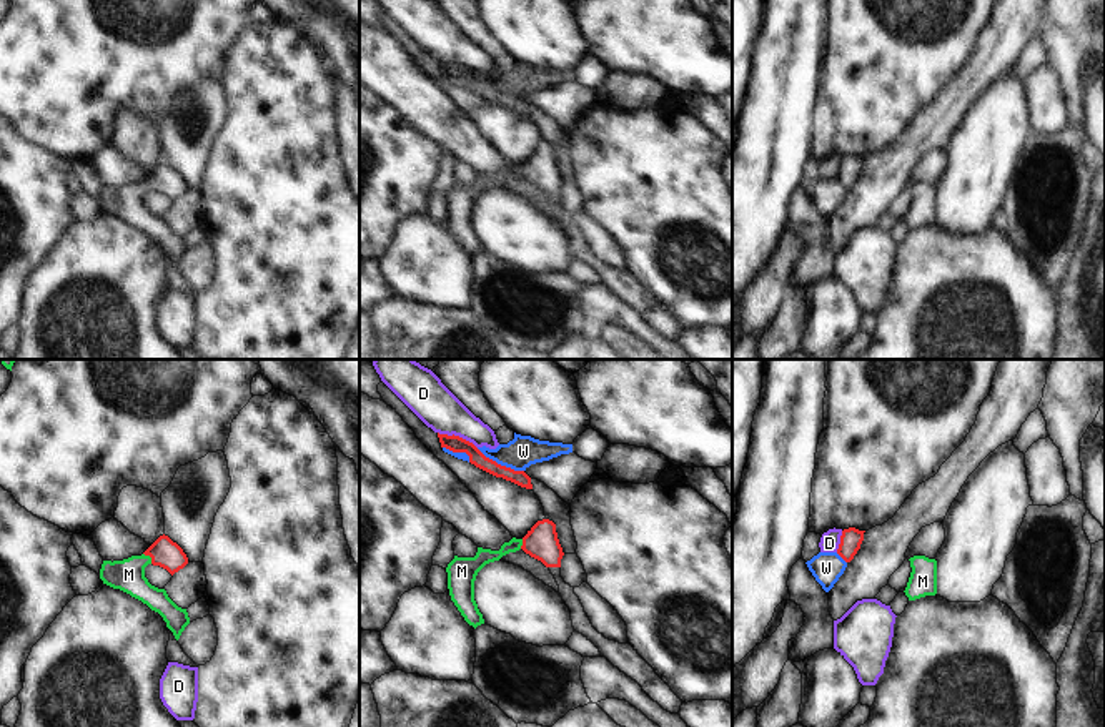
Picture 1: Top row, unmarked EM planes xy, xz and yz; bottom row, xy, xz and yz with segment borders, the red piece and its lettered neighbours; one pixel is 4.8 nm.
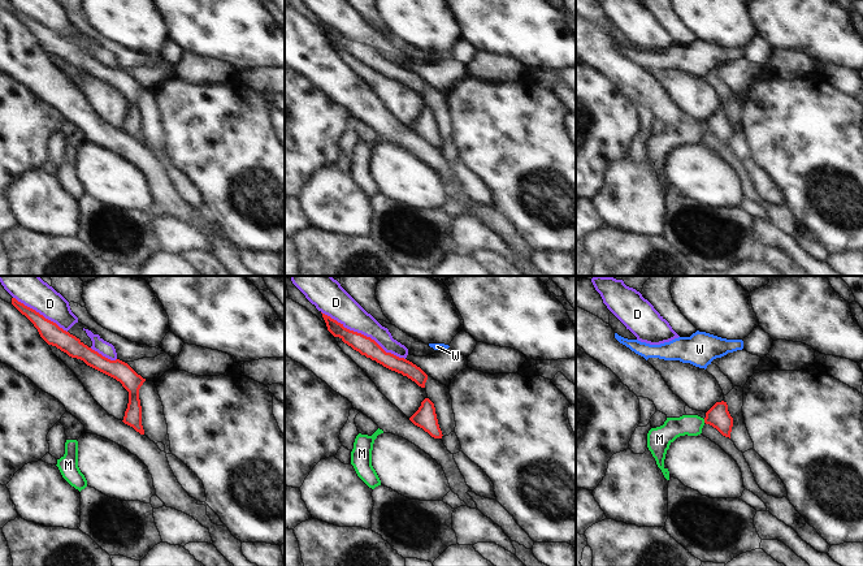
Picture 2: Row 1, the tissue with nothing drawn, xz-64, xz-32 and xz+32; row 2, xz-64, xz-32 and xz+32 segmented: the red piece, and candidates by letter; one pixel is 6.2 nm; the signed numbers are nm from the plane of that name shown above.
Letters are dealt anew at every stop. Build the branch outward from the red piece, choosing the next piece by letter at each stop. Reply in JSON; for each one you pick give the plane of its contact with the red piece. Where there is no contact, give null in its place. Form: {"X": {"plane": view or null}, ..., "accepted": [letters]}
{"M": {"plane": "xy"}, "accepted": ["M"]}

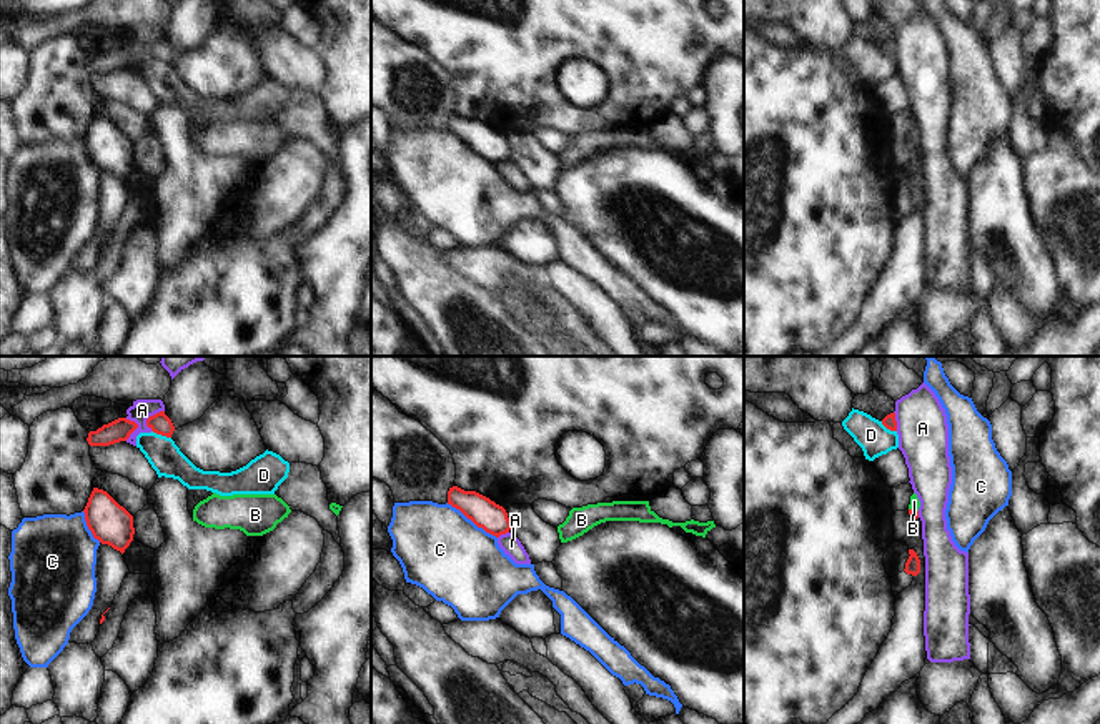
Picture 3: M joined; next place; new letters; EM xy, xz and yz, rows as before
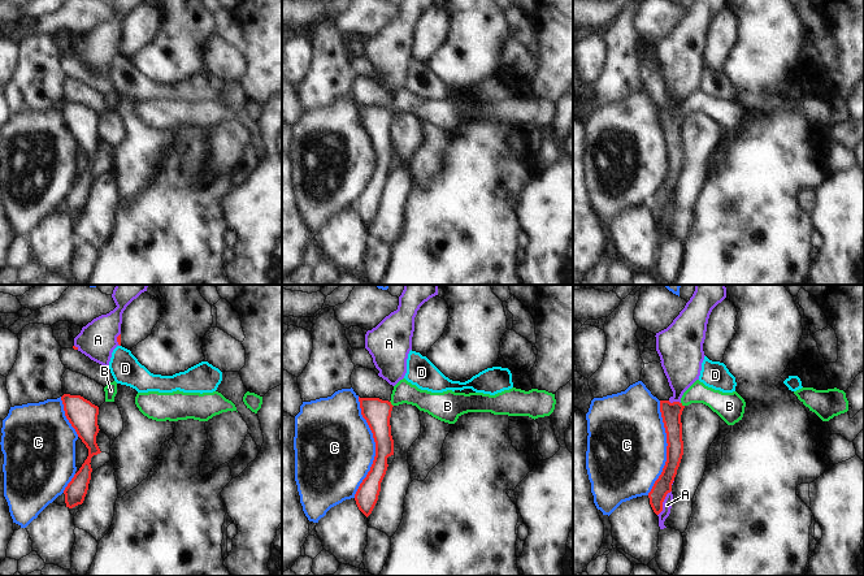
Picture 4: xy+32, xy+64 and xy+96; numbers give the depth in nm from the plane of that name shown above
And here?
{"B": {"plane": "yz"}, "accepted": ["B"]}

